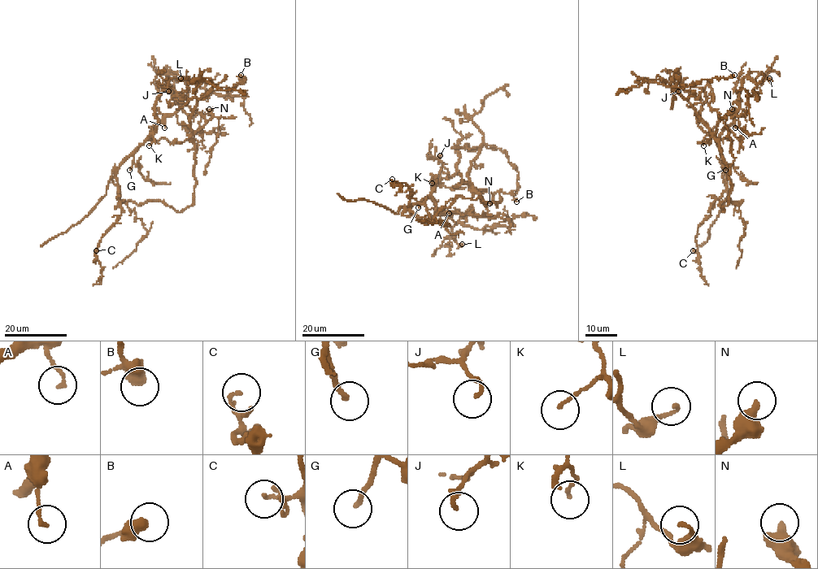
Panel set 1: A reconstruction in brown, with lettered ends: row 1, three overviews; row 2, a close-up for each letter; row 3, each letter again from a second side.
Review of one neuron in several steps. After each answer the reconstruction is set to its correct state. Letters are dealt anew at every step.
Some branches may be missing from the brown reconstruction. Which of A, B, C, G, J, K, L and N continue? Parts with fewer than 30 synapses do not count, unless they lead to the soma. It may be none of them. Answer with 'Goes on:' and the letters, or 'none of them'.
Goes on: J

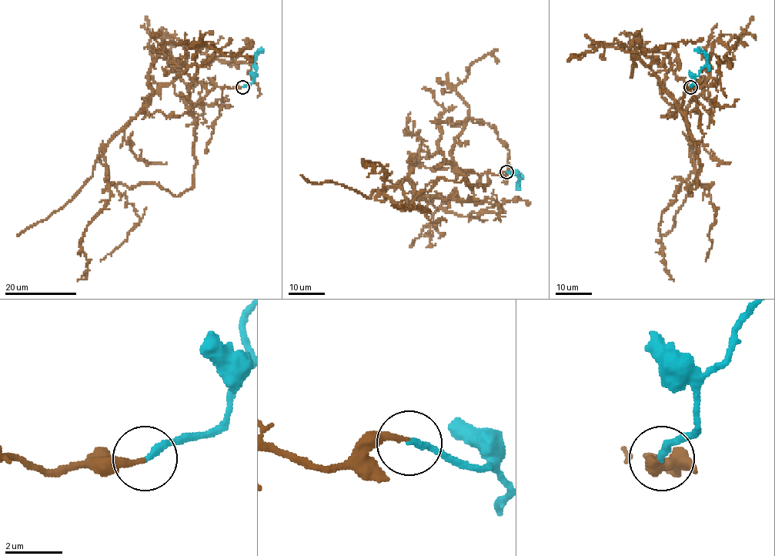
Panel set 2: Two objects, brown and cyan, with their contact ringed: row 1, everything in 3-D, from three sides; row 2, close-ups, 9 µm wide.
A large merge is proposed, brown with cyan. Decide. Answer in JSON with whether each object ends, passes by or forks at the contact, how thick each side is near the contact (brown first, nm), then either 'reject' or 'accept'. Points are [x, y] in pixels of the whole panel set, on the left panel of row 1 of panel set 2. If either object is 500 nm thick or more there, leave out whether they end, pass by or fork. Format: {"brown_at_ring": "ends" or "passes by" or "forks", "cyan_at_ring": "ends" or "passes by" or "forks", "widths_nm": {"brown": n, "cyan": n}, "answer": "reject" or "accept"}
{"brown_at_ring": "ends", "cyan_at_ring": "ends", "widths_nm": {"brown": 200, "cyan": 260}, "answer": "accept"}

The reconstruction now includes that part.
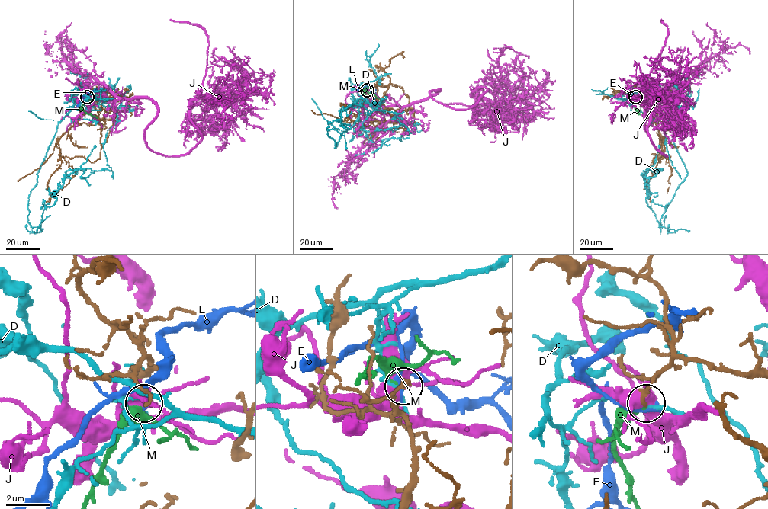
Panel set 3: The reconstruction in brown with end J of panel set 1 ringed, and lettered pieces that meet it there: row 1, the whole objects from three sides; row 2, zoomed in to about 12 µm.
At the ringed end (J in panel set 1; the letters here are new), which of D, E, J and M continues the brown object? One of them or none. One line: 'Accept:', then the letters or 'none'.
Accept: M

